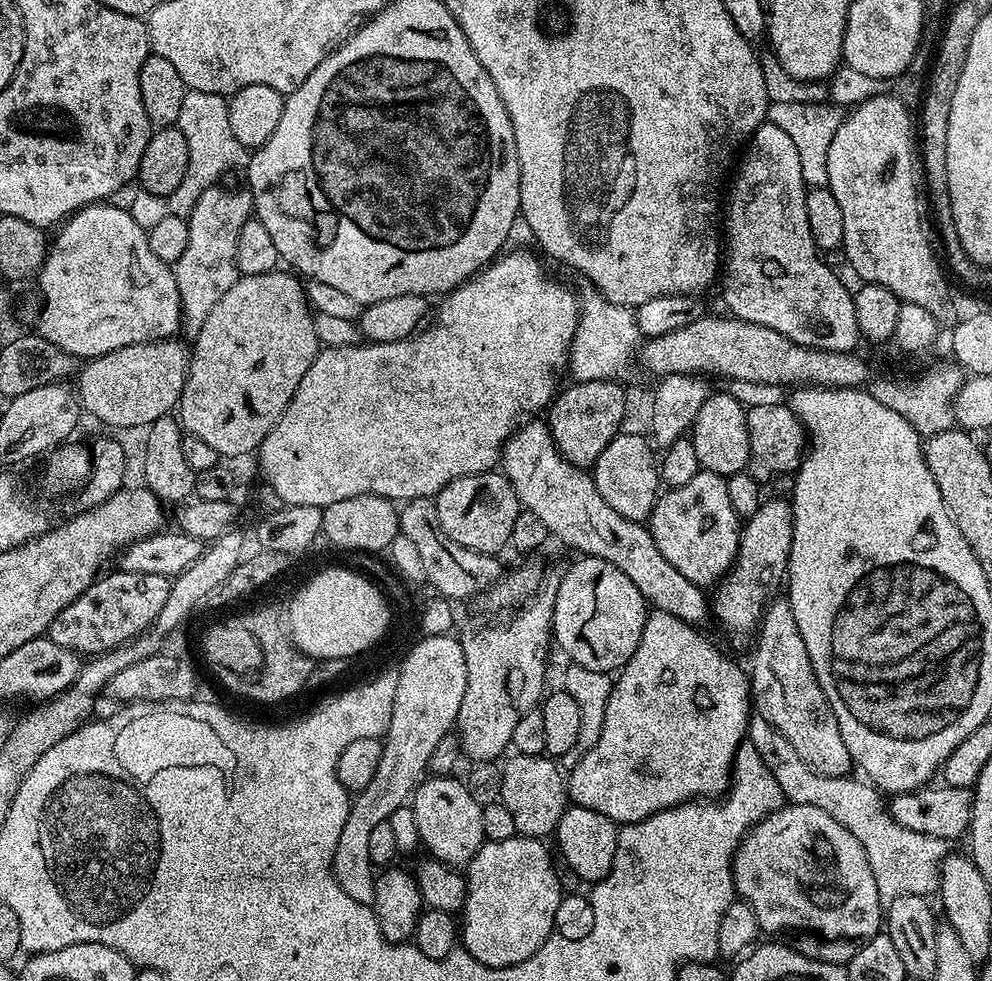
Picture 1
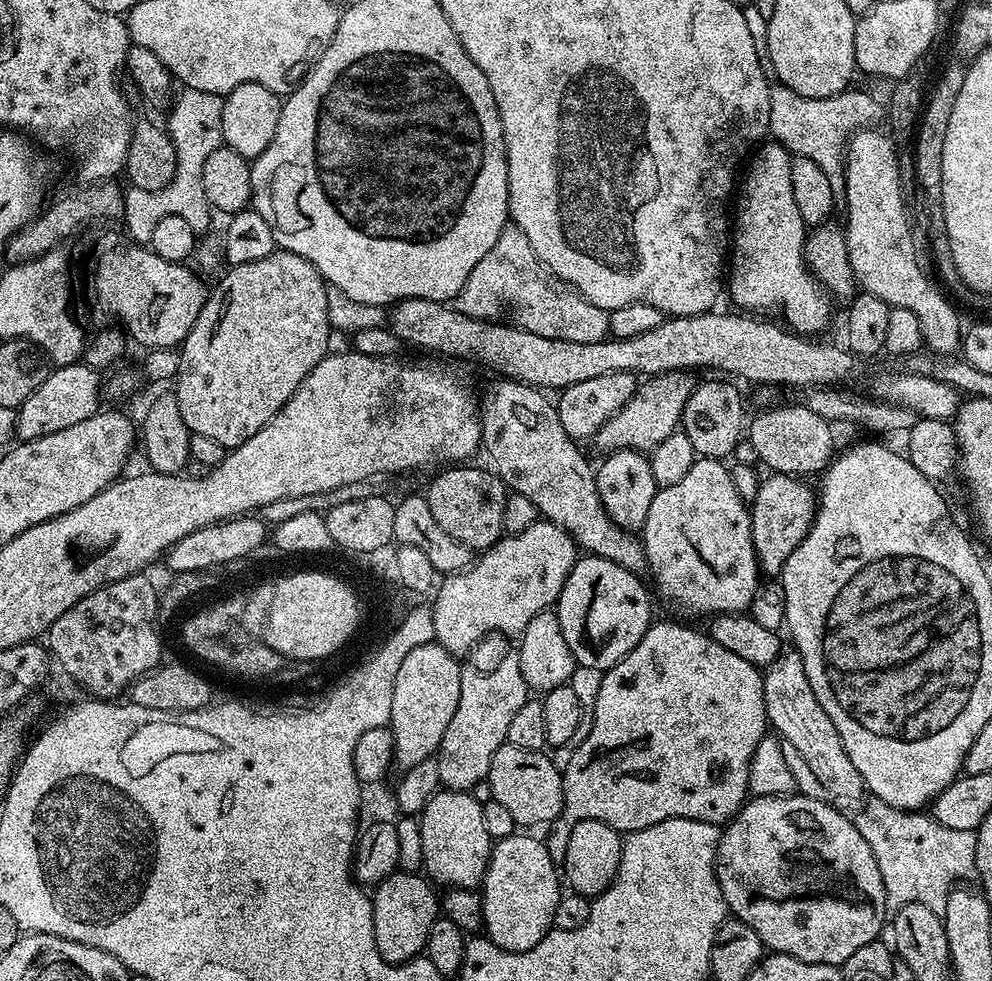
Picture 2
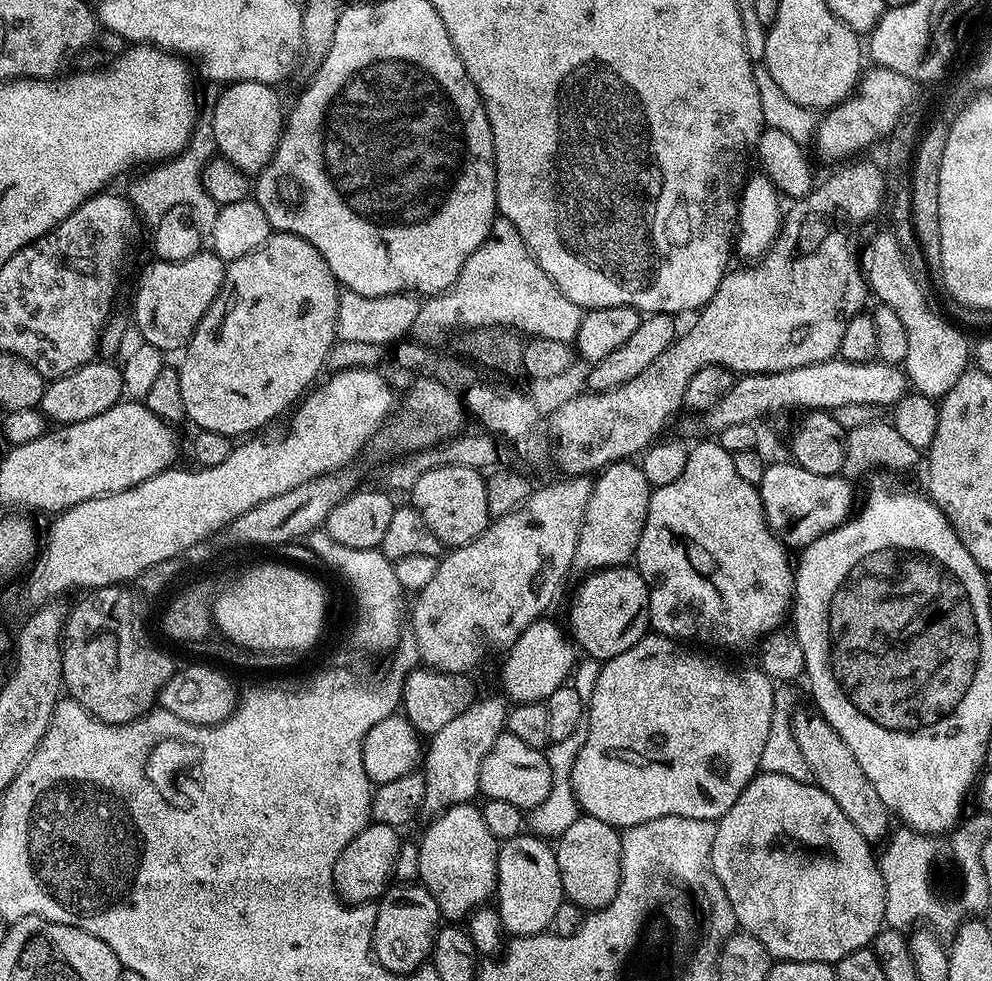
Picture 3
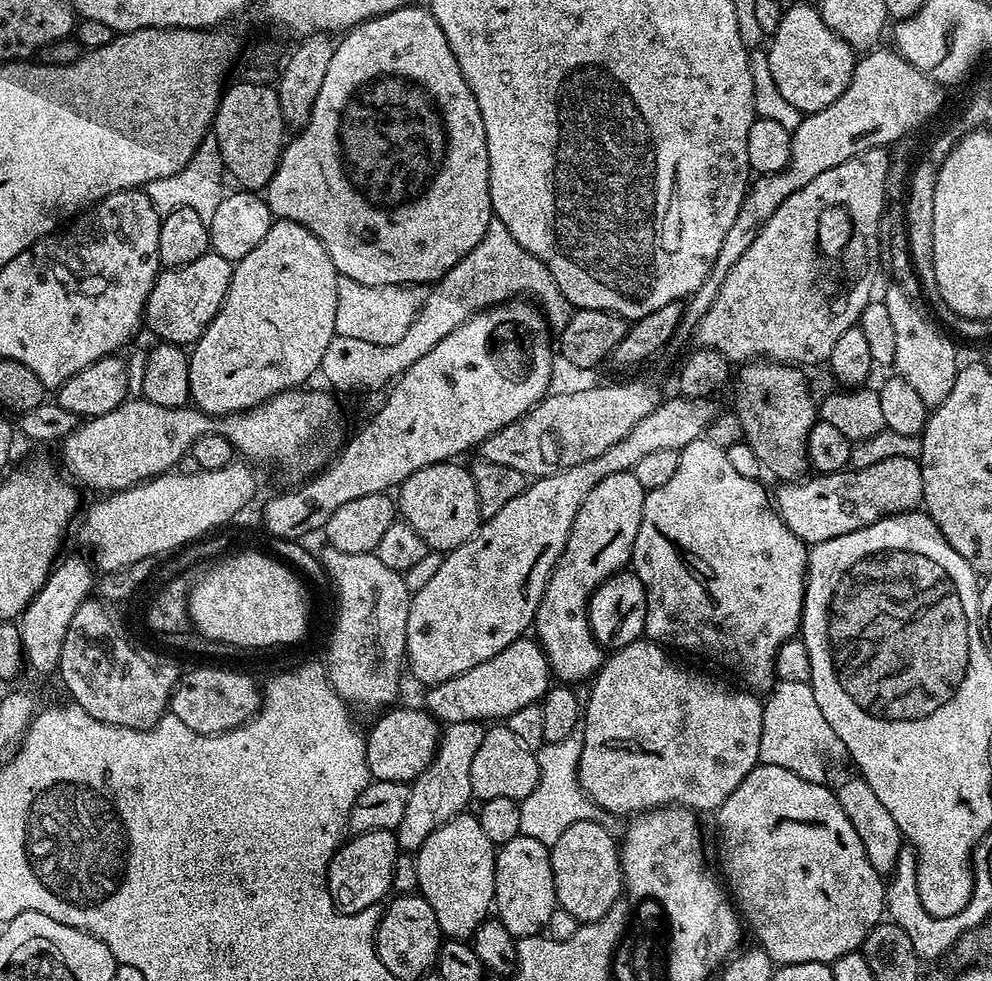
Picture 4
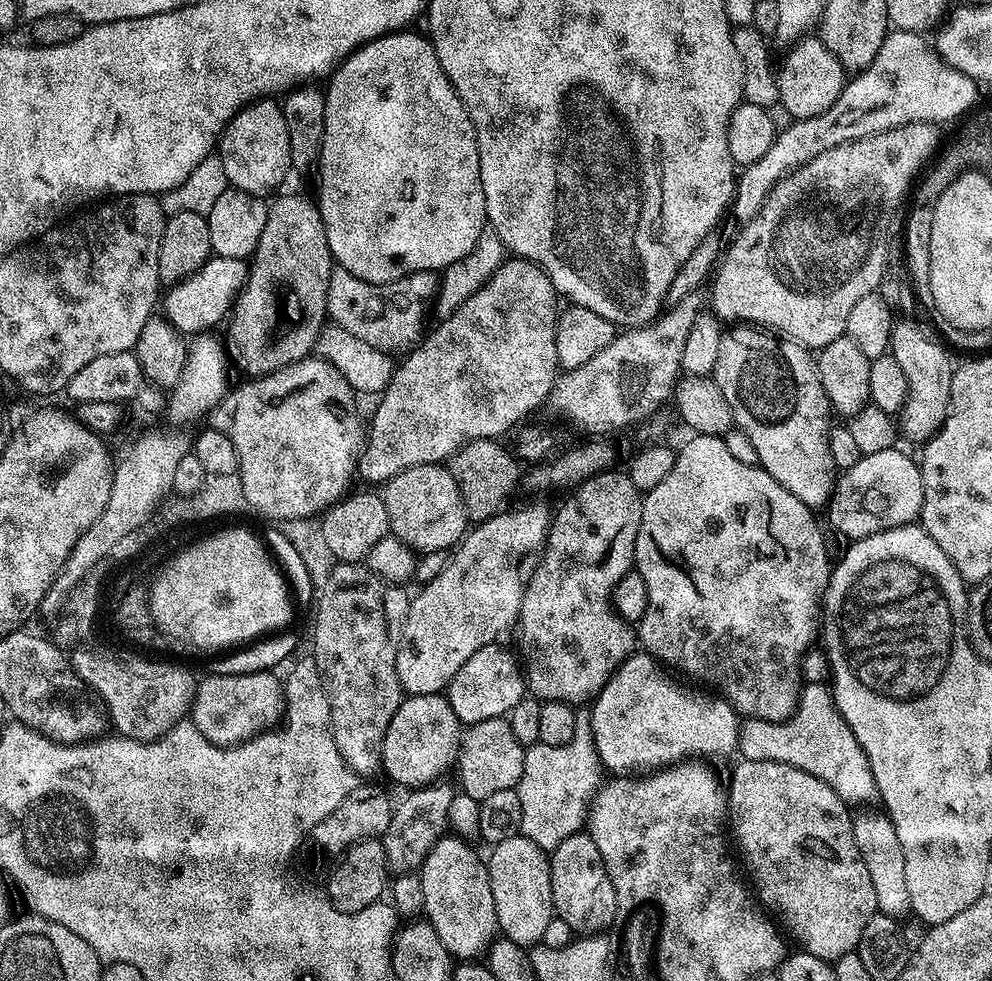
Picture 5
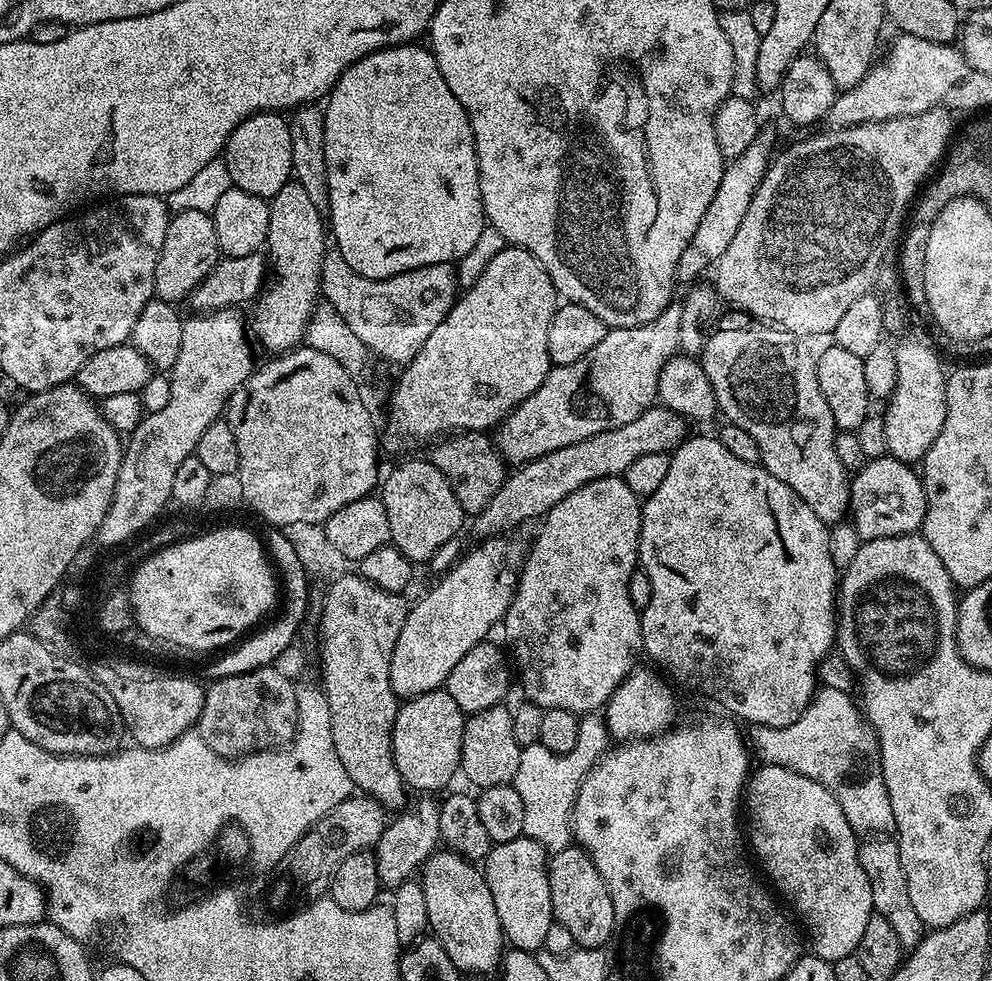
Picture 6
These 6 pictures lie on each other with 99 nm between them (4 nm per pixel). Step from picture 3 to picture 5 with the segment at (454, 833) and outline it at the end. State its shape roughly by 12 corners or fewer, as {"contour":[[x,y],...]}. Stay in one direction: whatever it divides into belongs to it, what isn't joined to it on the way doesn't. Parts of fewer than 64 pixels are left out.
{"contour":[[445,834],[418,869],[423,915],[457,961],[497,935],[483,855]]}

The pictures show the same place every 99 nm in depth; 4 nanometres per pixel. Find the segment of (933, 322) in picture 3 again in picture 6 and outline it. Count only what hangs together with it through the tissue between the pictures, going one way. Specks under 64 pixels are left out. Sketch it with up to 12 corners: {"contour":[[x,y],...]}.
{"contour":[[920,340],[895,345],[887,455],[915,465],[946,422],[946,371]]}

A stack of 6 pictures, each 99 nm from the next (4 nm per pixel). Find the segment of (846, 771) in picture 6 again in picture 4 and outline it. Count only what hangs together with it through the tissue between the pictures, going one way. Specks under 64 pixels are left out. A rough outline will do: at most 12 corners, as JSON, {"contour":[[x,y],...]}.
{"contour":[[779,681],[763,705],[760,763],[825,783],[845,751],[811,683]]}

